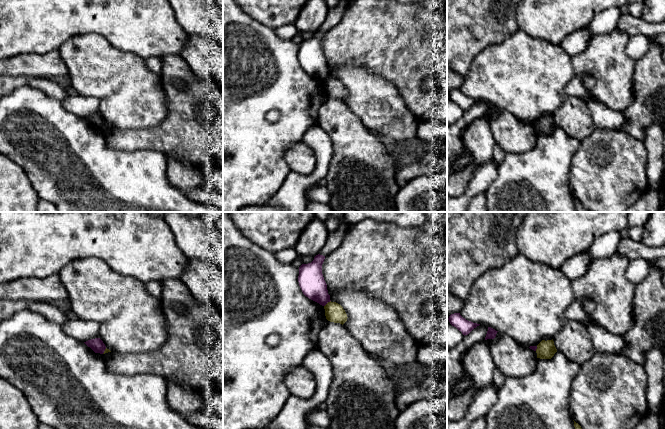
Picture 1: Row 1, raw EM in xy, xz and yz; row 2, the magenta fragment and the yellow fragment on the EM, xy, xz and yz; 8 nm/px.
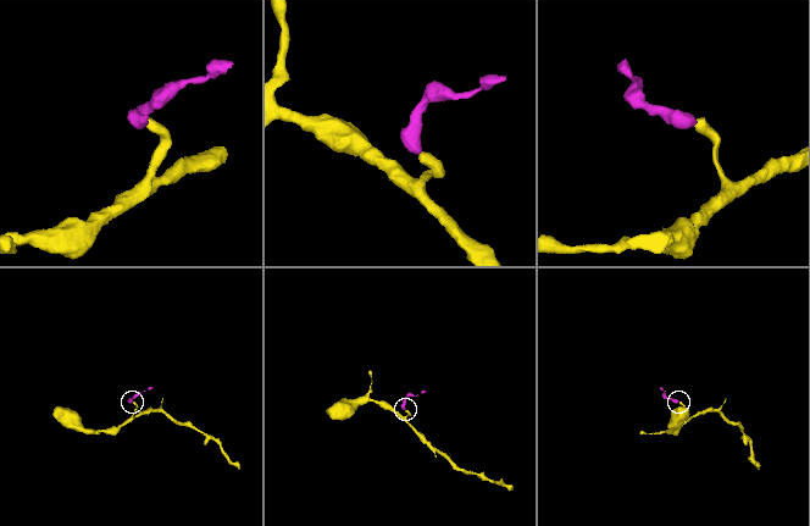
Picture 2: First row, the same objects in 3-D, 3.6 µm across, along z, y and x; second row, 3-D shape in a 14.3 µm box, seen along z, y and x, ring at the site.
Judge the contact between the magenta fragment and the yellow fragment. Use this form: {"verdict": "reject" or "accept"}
{"verdict": "reject"}

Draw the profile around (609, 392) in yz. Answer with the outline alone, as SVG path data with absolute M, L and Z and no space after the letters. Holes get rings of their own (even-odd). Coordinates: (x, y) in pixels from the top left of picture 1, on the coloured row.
M595 353L580 365L580 370L573 380L569 397L571 416L582 429L633 429L649 414L647 382L646 371L642 365L621 354Z

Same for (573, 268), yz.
M583 252L567 259L561 266L561 270L570 281L573 281L586 273L591 262L587 252Z

